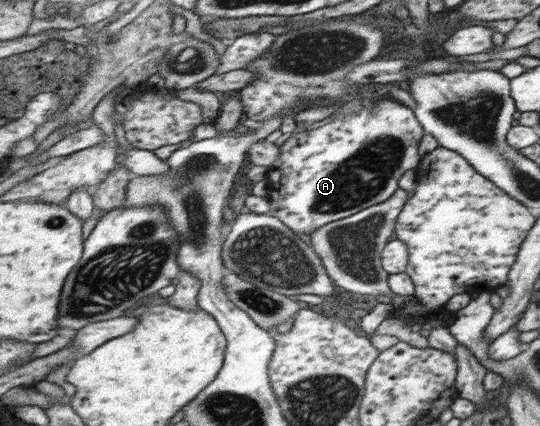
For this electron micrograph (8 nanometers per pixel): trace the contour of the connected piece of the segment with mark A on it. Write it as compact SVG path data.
M380 99L379 101L367 101L357 114L337 116L334 120L327 119L313 130L305 130L303 132L296 130L278 147L277 160L275 160L273 166L266 171L265 180L269 190L265 196L268 198L270 205L267 213L270 216L276 217L285 227L293 231L293 233L305 233L305 235L310 235L310 233L313 233L313 231L319 229L319 227L326 225L326 223L338 221L338 219L353 215L362 209L367 209L369 206L385 202L386 199L389 198L389 195L393 195L394 191L398 189L398 179L402 177L403 173L417 167L417 161L420 161L419 157L417 157L417 143L419 143L419 139L421 139L421 127L419 127L419 123L415 121L413 113L411 113L407 107L403 107L403 105L395 103L395 101L380 101Z

